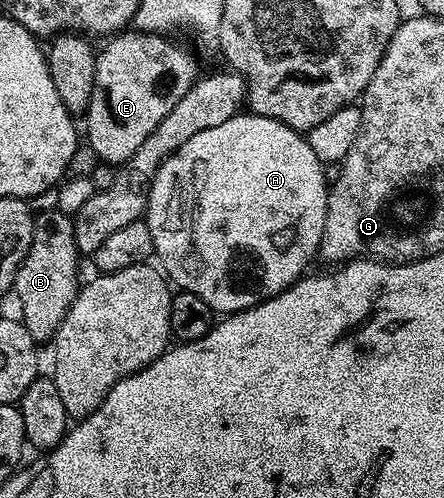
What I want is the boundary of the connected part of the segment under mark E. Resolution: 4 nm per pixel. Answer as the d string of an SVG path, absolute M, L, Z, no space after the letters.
M124 30L113 35L103 49L99 49L96 58L96 73L94 74L94 94L90 98L90 106L86 113L88 119L88 138L86 144L95 150L99 159L105 164L119 166L150 138L154 126L178 106L182 94L190 90L190 86L198 78L196 60L180 44L175 44L172 38L155 32L139 30Z

